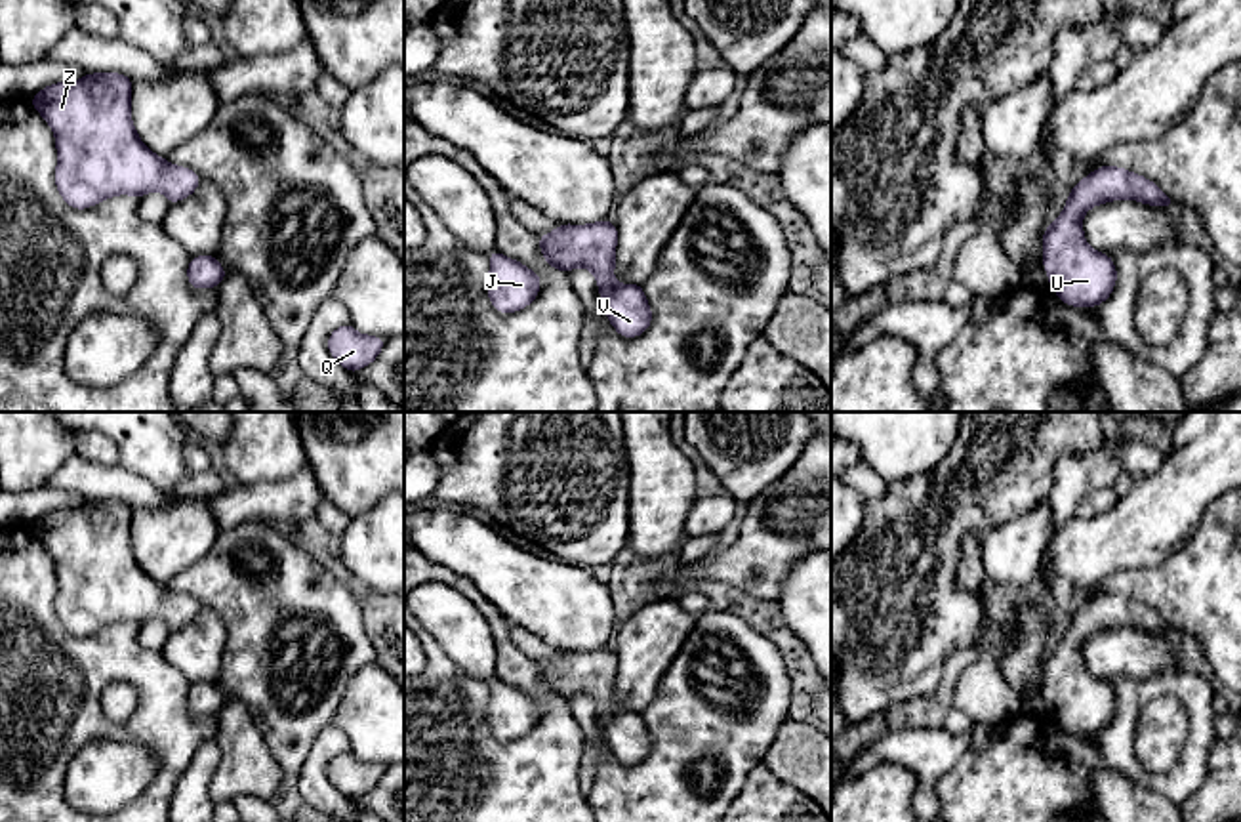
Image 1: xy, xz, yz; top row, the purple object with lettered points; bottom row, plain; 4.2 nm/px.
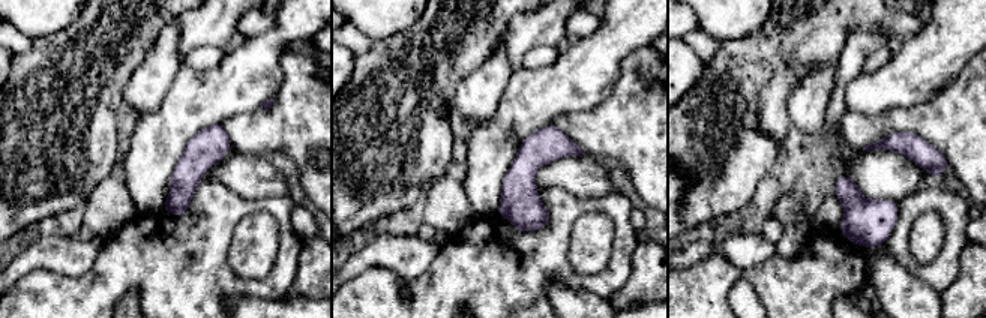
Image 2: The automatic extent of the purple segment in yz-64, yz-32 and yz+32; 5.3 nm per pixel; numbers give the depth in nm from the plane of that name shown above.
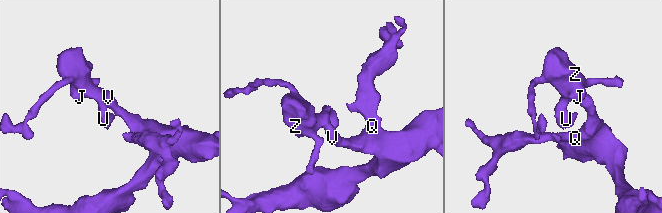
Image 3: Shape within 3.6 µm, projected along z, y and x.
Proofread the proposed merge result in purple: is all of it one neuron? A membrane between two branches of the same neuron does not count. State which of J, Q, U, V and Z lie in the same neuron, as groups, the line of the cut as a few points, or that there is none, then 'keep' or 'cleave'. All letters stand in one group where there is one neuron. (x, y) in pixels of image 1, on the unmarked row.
J Q U V Z; no cut; keep

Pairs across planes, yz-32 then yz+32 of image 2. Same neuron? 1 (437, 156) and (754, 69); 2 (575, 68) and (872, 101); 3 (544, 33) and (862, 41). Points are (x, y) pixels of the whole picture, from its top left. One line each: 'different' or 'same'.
1: same
2: same
3: same

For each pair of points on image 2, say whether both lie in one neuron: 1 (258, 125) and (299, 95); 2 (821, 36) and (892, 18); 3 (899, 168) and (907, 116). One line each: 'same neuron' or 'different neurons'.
1: same neuron
2: same neuron
3: different neurons

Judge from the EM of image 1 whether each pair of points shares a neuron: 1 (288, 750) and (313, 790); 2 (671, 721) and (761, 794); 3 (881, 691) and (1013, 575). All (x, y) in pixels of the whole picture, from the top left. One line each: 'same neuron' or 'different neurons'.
1: different neurons
2: different neurons
3: different neurons

